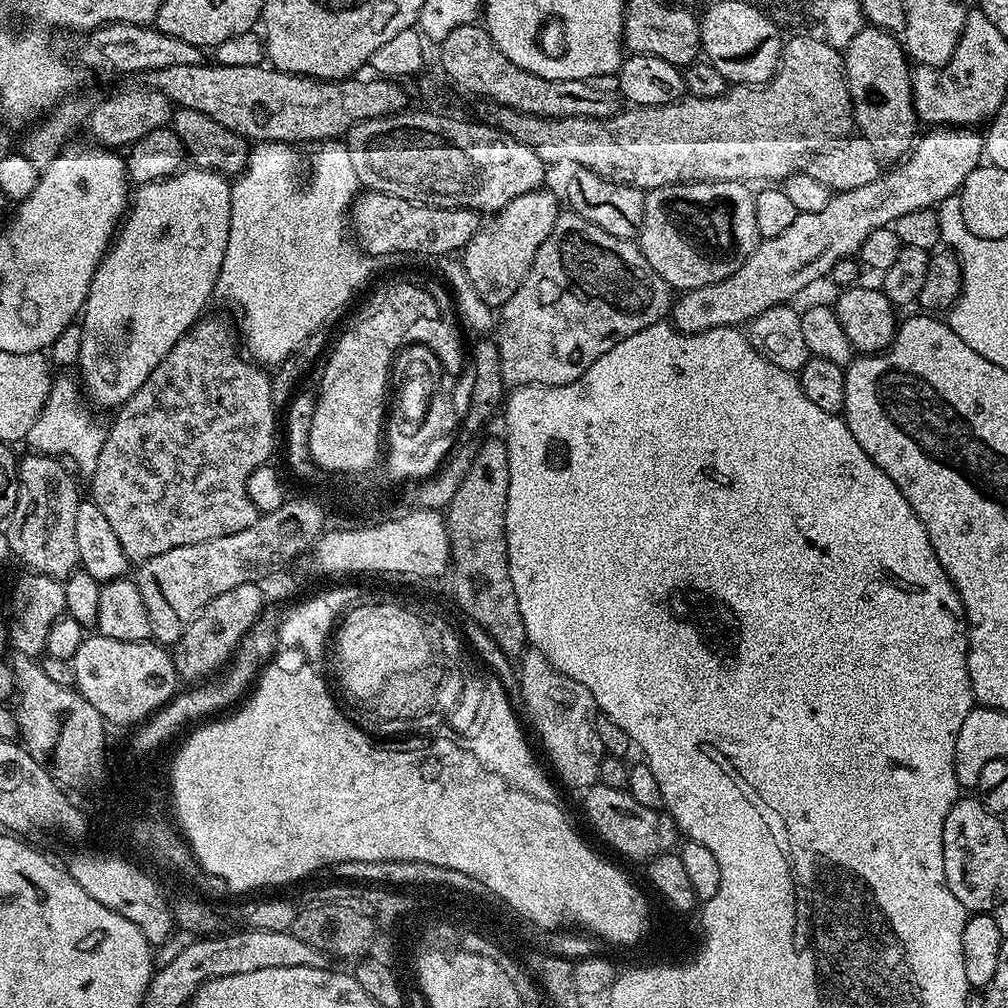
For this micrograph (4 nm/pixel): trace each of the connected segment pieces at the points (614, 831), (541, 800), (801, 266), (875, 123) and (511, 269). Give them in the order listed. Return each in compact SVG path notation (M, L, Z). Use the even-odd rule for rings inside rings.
M599 782L587 789L583 796L584 816L592 823L593 830L626 859L647 862L658 854L673 851L678 829L667 811L642 806L642 802L634 802L634 798L625 789L611 788Z
M490 670L488 678L480 678L480 733L475 738L480 742L480 772L500 780L508 792L520 792L536 804L555 804L558 797L551 788L553 779L536 760L499 678Z
M936 126L925 136L923 133L907 159L896 166L901 168L885 171L874 182L858 186L858 190L832 194L822 210L801 212L782 234L761 240L732 276L710 286L687 289L681 295L684 297L671 305L671 323L681 333L740 326L774 304L791 301L791 296L815 280L824 280L838 261L855 257L872 231L895 225L902 214L939 206L946 198L957 195L967 175L985 159L984 136L976 132L979 131L972 126Z
M866 26L842 55L855 127L881 161L907 157L918 136L918 117L912 101L913 69L908 68L910 60L903 43L893 33Z
M544 186L535 188L530 194L514 198L514 202L489 215L481 223L474 238L470 238L470 242L462 249L462 263L466 274L478 298L482 298L489 309L492 307L493 310L499 310L506 302L510 302L514 290L522 286L522 278L530 274L534 254L538 254L542 242L546 242L550 230L554 230L554 222L562 211L562 200L546 189Z

